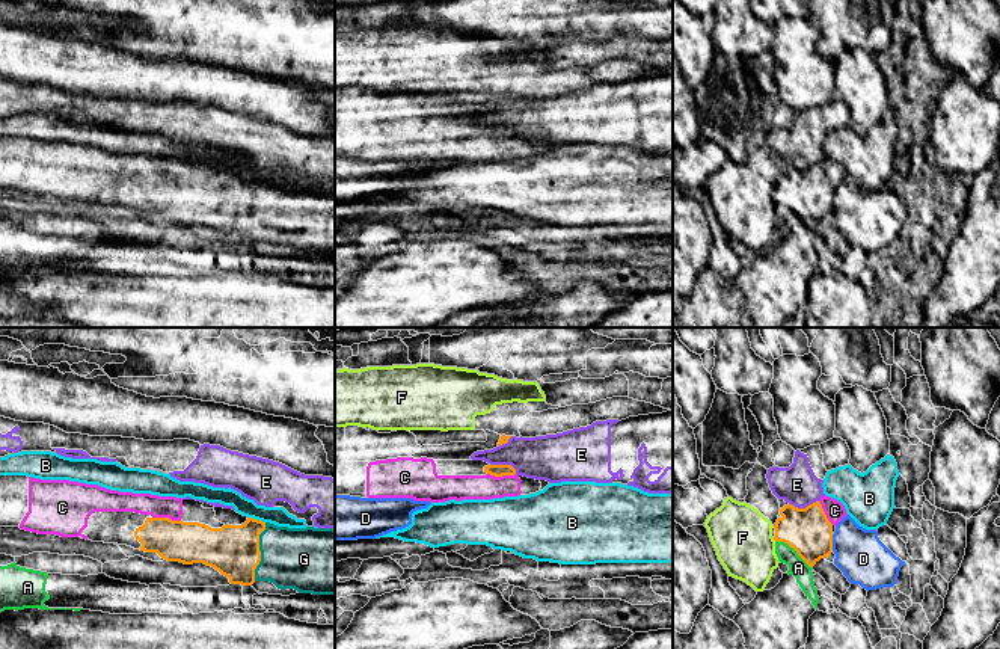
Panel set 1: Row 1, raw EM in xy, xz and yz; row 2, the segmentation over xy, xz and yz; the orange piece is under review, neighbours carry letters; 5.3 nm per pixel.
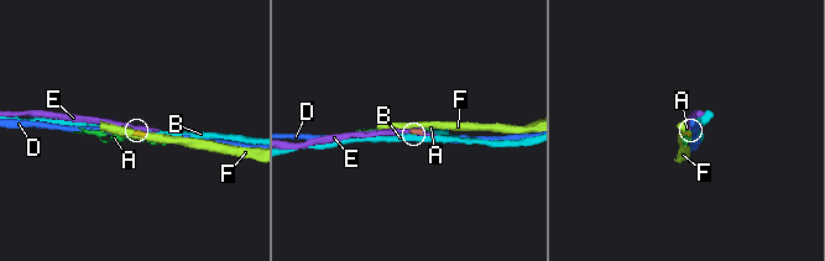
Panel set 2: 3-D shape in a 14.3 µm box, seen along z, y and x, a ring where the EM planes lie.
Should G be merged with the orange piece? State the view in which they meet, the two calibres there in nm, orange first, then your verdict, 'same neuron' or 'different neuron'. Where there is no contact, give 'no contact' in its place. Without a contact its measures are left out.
meets orange in xy; 280 nm thick on the orange side, 340 nm on the other; same neuron

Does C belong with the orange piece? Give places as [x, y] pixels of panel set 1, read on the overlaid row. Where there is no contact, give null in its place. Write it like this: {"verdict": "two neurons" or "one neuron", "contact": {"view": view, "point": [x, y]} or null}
{"verdict": "one neuron", "contact": {"view": "xy", "point": [166, 518]}}

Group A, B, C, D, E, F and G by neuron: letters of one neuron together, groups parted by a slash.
A / B / C G / D / E / F

